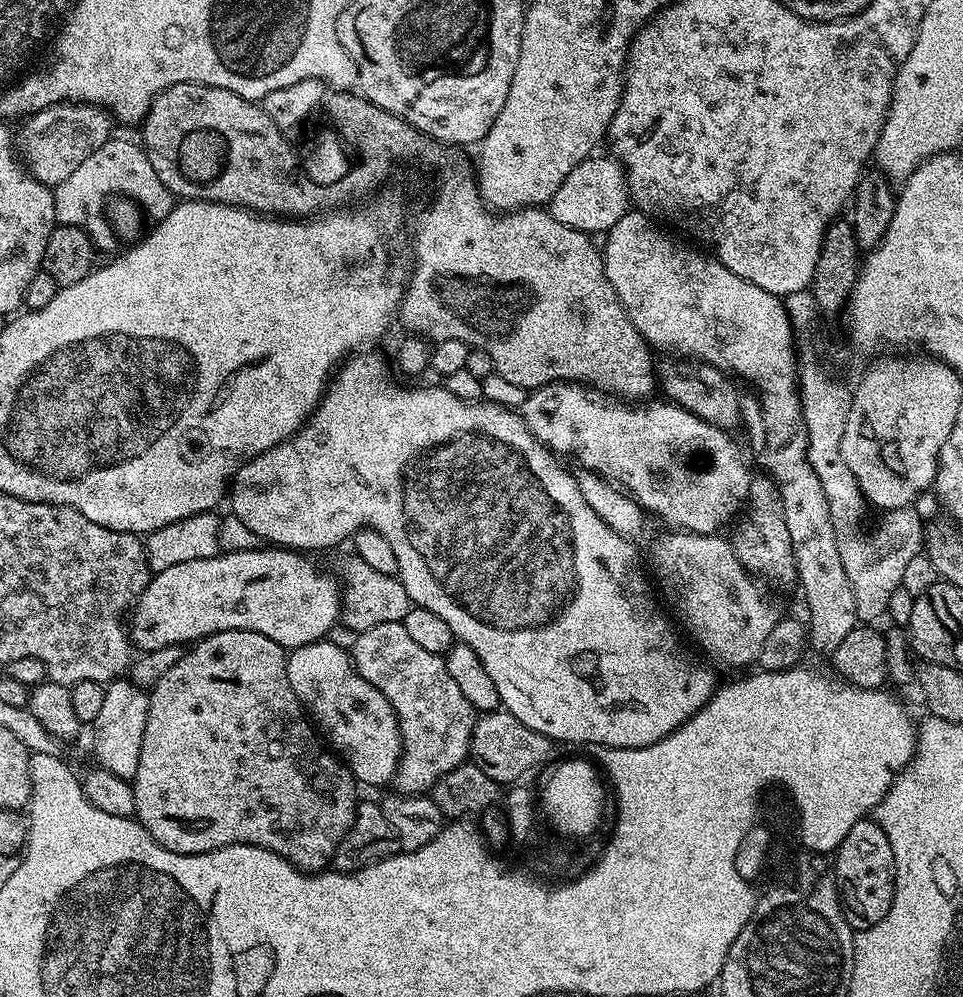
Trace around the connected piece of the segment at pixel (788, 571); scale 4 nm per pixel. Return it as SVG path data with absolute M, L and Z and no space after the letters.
M767 474L753 475L747 501L731 528L732 549L738 562L742 562L746 571L765 581L773 580L780 588L788 588L791 584L793 587L797 583L796 551L790 542L790 530L786 530L786 518L782 514L780 490L771 476Z

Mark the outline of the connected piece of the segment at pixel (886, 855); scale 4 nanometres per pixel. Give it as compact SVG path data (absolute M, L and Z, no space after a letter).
M865 818L850 826L850 834L834 853L834 875L836 890L840 894L840 905L844 907L846 922L854 930L869 928L886 914L892 905L896 889L896 863L894 850L890 850L890 842L875 819Z

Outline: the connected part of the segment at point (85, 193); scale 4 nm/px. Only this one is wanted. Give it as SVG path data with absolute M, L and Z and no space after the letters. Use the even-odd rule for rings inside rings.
M110 138L66 182L55 185L54 210L56 211L57 224L78 226L92 239L97 249L104 250L112 243L117 243L118 237L112 231L106 215L106 205L119 194L121 197L135 200L140 205L143 215L159 222L170 214L174 206L172 191L154 174L154 166L150 166L150 158L144 153L143 147L132 140L116 140ZM116 192L116 193L115 193Z

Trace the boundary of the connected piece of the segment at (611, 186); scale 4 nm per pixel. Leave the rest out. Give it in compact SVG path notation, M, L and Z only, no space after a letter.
M608 154L600 155L593 155L574 166L574 170L570 170L562 186L558 186L558 190L546 205L547 212L558 218L558 222L577 228L579 232L607 233L614 226L614 222L618 222L618 218L622 218L630 208L628 182L620 161Z

